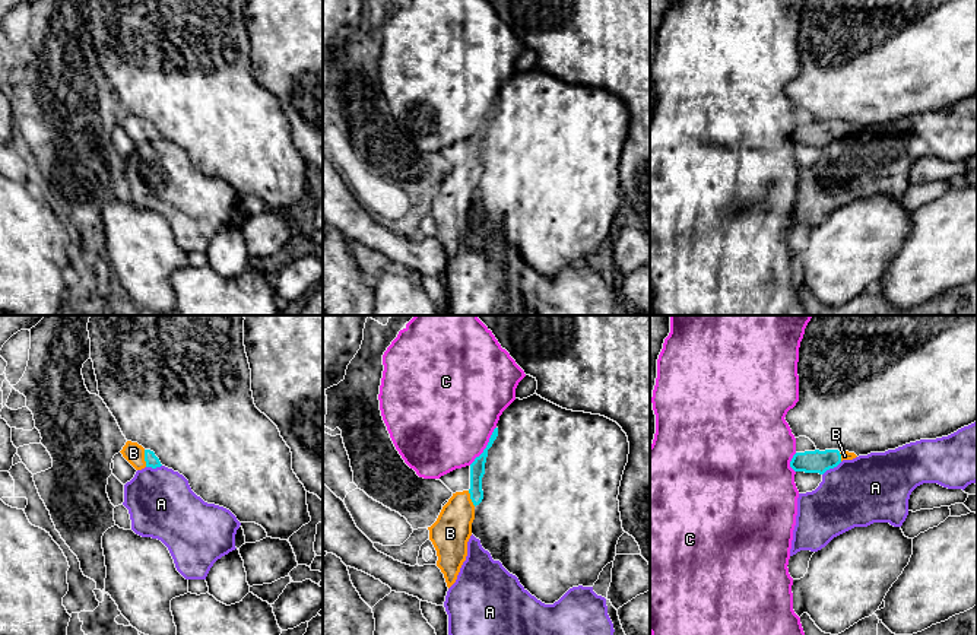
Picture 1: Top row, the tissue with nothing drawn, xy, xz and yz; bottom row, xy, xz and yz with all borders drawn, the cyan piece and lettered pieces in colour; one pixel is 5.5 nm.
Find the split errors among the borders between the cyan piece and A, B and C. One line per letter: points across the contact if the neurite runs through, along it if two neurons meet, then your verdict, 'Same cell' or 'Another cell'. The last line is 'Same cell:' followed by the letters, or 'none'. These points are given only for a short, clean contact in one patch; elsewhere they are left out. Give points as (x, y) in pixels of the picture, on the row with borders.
A: Boundary: yz (841, 462), (822, 475). Another cell
B: Path across: xy (151, 459), (145, 459), (133, 453). Same cell
C: Another cell
Same cell: B

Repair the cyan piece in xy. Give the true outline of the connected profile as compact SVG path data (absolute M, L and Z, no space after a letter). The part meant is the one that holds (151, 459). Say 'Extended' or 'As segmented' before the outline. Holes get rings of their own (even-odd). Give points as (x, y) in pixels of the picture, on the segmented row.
Extended. M127 441L120 453L136 470L145 467L156 469L162 466L153 451L145 450L137 442Z

